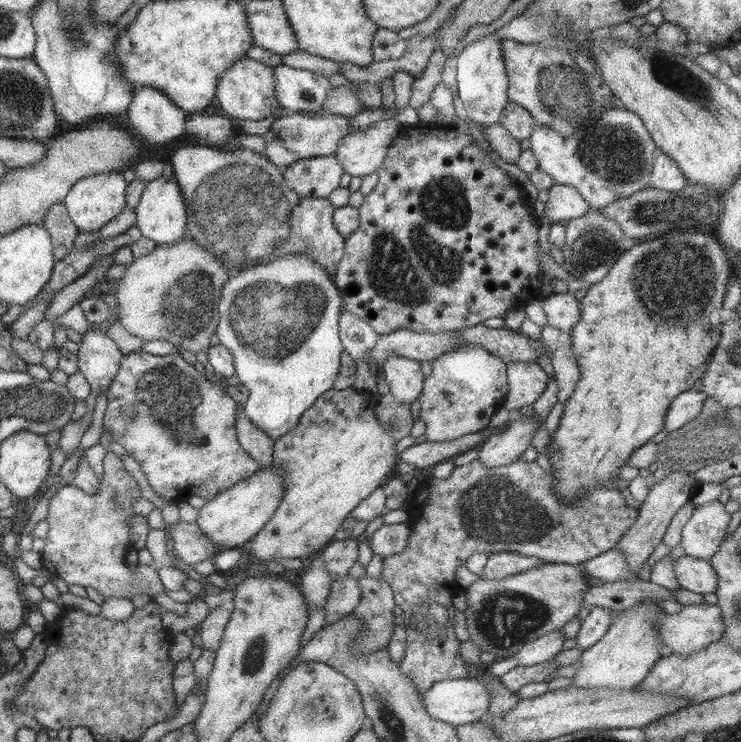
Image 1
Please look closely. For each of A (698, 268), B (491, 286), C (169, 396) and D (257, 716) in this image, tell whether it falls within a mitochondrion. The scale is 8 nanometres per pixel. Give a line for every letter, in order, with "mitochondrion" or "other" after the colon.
A: mitochondrion
B: other
C: mitochondrion
D: other

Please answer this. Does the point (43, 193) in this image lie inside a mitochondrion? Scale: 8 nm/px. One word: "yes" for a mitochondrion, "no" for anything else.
no

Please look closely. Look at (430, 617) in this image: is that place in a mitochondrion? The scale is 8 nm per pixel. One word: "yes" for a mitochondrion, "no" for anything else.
yes

